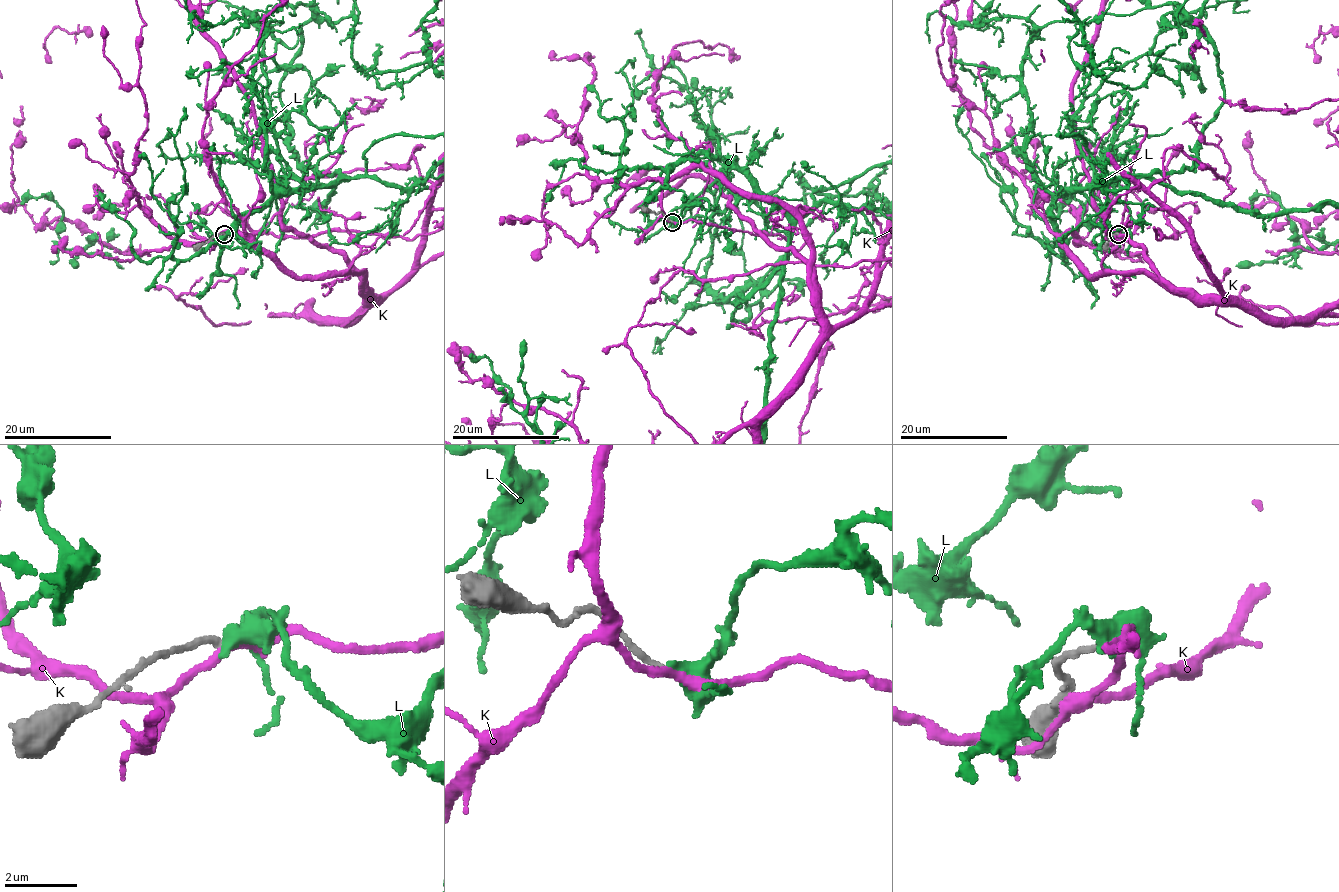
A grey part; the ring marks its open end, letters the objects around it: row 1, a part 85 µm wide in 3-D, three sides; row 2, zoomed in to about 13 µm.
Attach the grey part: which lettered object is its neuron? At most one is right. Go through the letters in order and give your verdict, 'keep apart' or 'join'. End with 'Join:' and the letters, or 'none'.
K: keep apart
L: keep apart
Join: none

